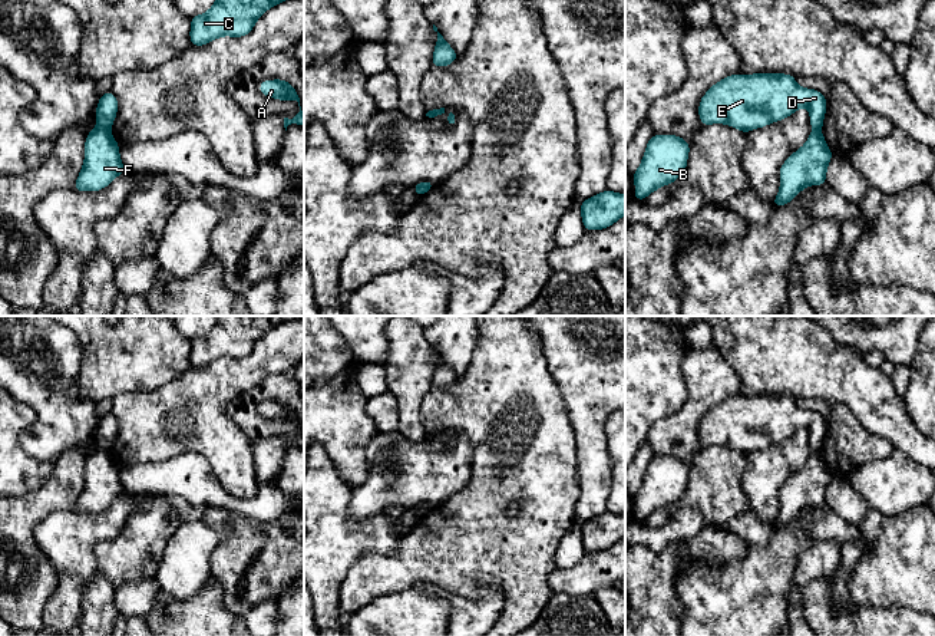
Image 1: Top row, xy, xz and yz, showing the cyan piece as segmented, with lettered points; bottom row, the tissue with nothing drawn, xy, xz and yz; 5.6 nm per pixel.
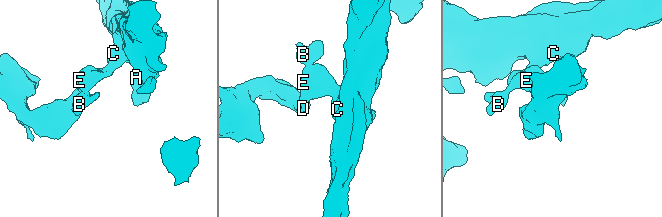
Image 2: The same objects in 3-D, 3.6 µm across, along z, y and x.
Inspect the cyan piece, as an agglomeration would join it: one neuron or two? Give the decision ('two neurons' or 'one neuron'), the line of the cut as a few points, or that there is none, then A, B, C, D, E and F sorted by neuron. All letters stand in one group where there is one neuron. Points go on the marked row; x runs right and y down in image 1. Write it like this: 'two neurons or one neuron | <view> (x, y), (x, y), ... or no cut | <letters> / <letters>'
two neurons | xy (98, 125), (108, 129) | A B C D E / F

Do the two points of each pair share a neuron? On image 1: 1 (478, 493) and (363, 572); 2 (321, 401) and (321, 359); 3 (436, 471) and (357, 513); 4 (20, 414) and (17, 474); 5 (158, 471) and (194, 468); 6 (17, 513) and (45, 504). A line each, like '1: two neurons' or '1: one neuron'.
1: one neuron
2: two neurons
3: one neuron
4: one neuron
5: one neuron
6: one neuron

